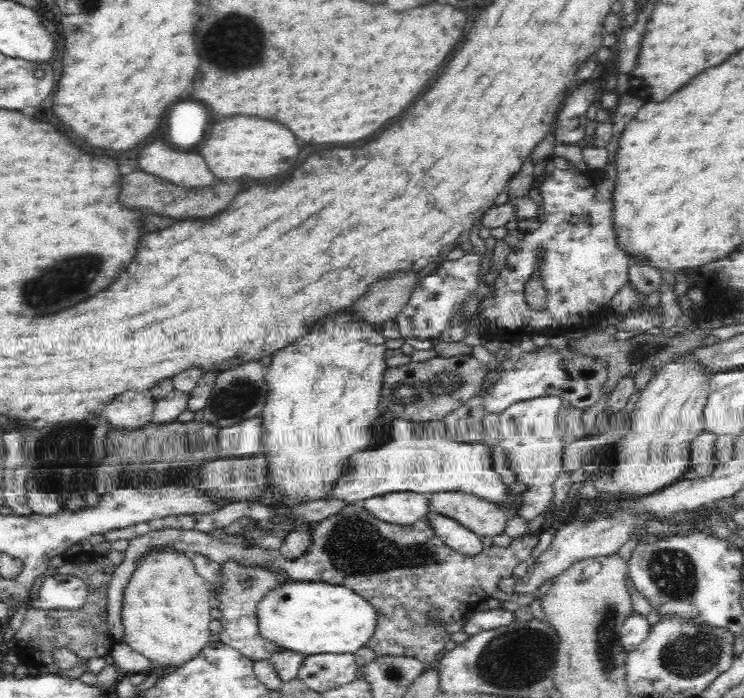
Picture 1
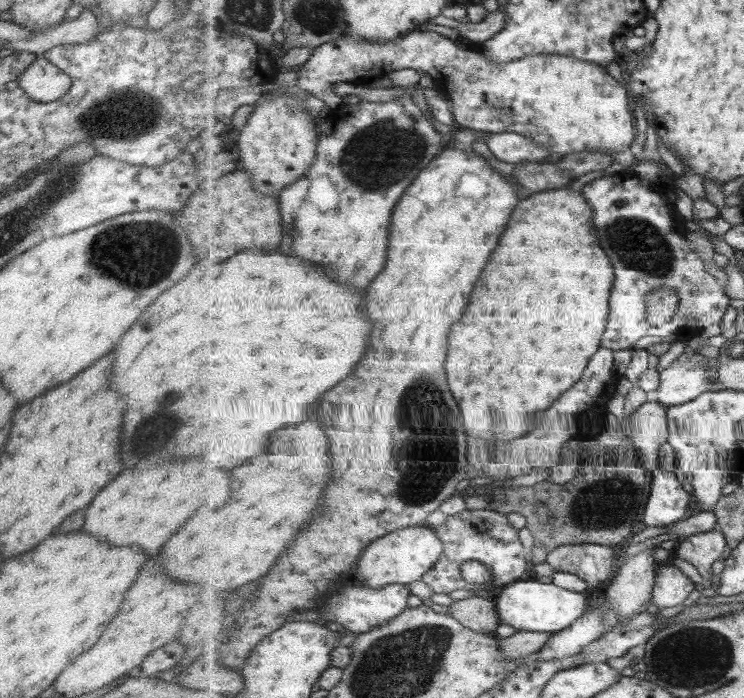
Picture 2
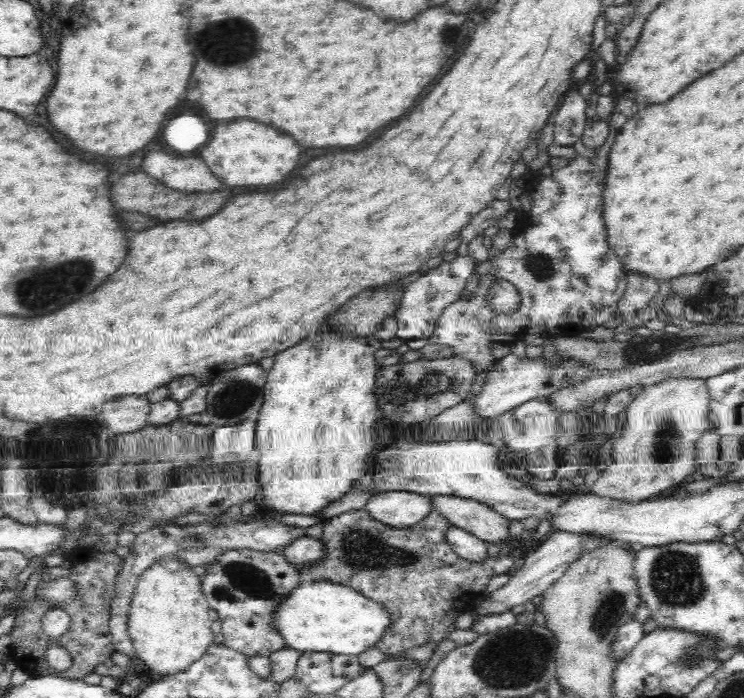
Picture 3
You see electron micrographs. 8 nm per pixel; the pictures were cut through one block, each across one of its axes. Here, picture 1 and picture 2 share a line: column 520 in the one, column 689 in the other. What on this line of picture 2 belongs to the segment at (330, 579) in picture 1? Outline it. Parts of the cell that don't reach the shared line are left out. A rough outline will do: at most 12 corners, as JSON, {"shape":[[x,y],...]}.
{"shape":[[719,527],[681,539],[672,554],[691,563],[705,579],[725,554]]}

